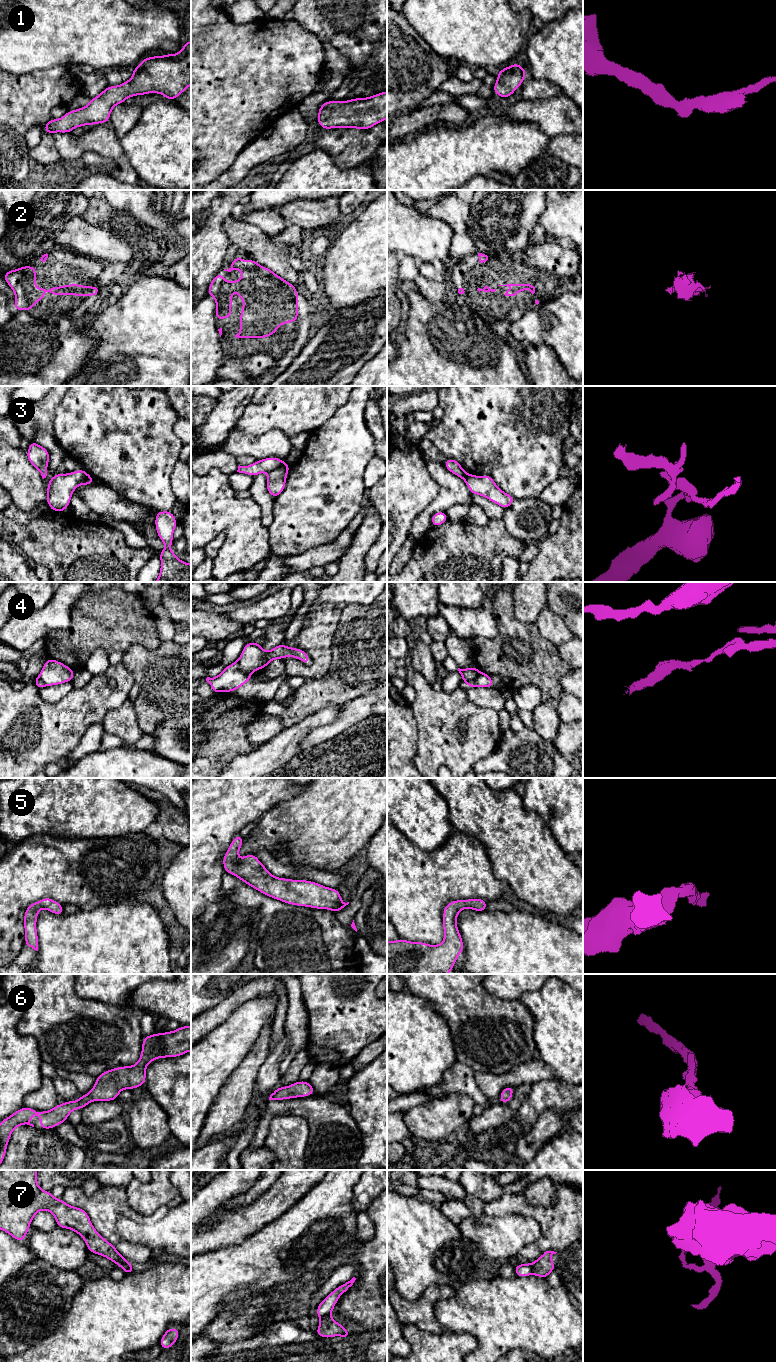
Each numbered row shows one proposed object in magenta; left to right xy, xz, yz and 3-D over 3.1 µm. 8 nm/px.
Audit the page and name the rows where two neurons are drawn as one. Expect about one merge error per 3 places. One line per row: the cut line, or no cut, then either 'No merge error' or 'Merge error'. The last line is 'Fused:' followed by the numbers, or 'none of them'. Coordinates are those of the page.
1: No split. No merge error
2: No split. No merge error
3: Split along xz (285, 463), (268, 472). Merge error
4: Split along xz (236, 662), (239, 669), (248, 674). Merge error
5: No split. No merge error
6: No split. No merge error
7: Split along xy (118, 1264), (127, 1264), (128, 1273). Merge error
Fused: 3, 4, 7

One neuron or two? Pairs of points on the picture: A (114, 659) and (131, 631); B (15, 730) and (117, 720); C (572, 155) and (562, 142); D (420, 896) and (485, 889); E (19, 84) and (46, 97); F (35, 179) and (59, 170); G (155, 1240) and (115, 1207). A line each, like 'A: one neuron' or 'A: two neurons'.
A: two neurons
B: two neurons
C: one neuron
D: one neuron
E: one neuron
F: one neuron
G: two neurons

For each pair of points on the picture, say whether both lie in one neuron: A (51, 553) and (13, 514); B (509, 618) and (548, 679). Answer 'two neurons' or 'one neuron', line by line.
A: two neurons
B: one neuron

